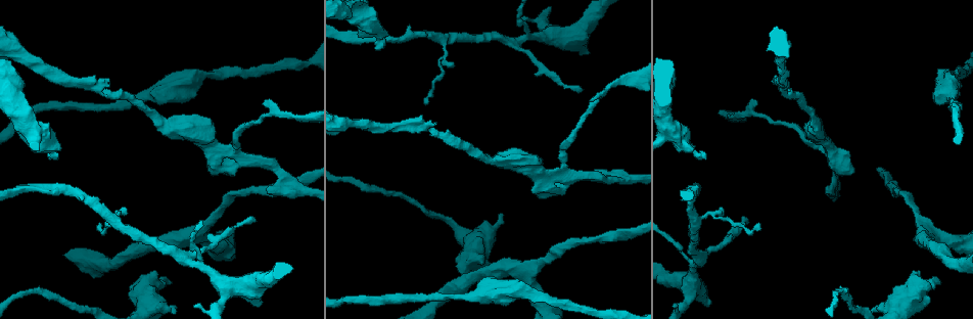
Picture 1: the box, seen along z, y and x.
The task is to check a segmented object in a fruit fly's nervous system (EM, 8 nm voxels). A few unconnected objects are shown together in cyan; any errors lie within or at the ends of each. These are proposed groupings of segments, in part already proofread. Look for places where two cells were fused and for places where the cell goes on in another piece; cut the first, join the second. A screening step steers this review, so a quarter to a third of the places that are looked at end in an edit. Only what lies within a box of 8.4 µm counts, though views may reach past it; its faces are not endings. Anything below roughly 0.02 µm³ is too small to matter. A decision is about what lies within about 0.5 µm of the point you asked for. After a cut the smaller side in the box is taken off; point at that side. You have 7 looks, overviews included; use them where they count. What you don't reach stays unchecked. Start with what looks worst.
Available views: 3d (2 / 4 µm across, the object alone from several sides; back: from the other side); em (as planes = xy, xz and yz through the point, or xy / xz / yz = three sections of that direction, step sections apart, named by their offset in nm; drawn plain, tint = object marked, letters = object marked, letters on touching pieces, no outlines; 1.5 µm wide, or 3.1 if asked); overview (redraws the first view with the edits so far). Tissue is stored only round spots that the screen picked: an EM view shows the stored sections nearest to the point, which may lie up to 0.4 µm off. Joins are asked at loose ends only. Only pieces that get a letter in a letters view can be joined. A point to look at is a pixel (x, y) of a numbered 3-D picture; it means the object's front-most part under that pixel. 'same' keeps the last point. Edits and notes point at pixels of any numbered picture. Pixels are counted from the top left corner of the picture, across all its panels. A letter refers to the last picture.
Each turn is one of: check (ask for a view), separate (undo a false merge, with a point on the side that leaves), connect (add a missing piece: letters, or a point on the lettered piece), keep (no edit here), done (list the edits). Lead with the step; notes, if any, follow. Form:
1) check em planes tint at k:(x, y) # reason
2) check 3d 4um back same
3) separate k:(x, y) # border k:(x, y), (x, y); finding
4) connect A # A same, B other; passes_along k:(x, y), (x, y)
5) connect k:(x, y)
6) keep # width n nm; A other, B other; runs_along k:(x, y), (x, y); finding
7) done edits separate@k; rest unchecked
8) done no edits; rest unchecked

check 3d 4um at 1:(699, 262) # sudden change in width

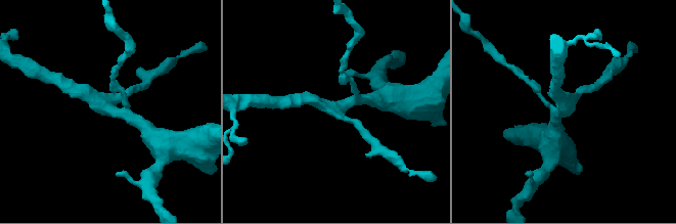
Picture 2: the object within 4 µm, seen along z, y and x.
check em xy step 4 tint at 2:(114, 111) # arms 4; need the tissue

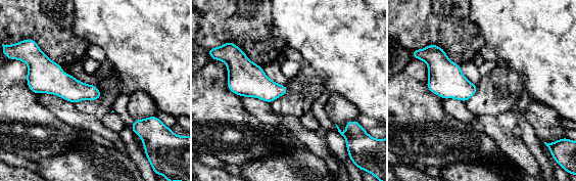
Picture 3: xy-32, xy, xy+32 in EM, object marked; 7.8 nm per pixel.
check em planes letters same

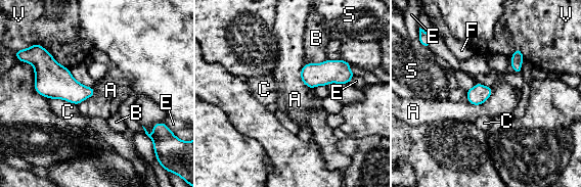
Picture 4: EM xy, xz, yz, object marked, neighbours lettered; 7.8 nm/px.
keep # width 150 nm; A other, B other, C other, E other, F other, S other, V other; border 4:(492, 88), (482, 103), (467, 103); one cell here

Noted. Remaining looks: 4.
check 3d 2um at 1:(748, 220) # thin end

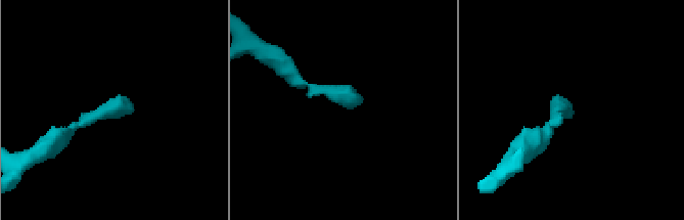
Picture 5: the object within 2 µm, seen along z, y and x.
check em planes letters at 5:(565, 110) # shape alone is not enough

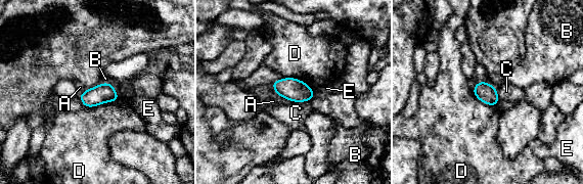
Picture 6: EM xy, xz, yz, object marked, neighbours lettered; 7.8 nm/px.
keep # A other, B other, C other, D other, E other; border 6:(310, 99), (289, 101); none of them fits

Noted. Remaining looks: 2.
done no edits; rest unchecked

